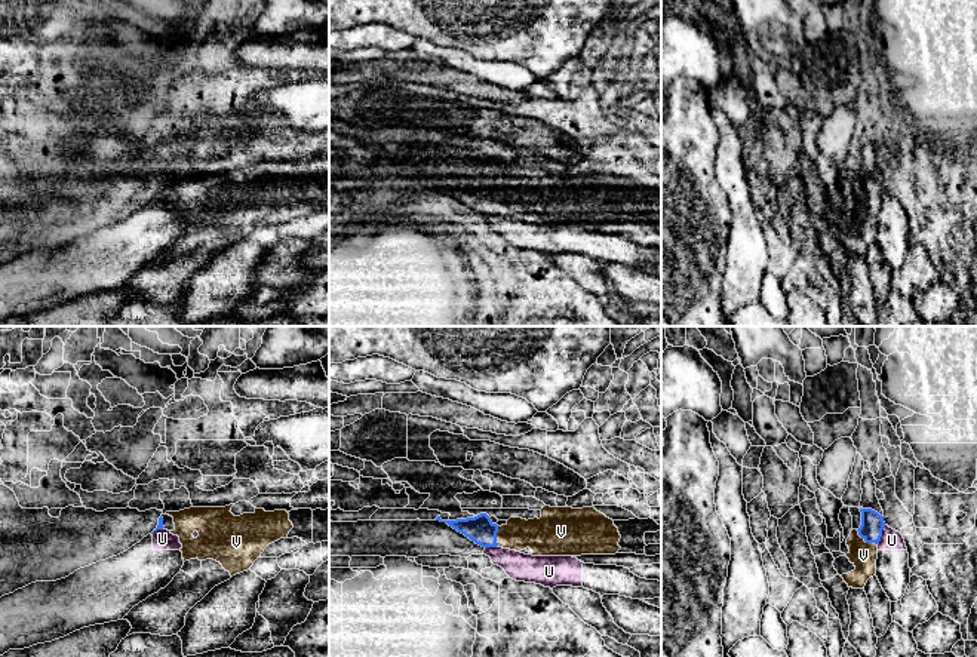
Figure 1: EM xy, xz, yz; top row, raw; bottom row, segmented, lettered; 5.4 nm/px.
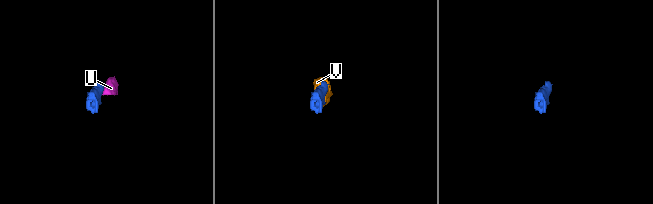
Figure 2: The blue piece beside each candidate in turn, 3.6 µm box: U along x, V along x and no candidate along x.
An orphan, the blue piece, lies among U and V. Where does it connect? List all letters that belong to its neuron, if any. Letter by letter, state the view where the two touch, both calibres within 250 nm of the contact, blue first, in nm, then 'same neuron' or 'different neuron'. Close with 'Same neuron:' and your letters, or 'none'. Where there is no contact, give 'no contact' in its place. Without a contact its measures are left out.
U: yz | 130/110 nm | different neuron
V: yz | 130/150 nm | same neuron
Same neuron: V

